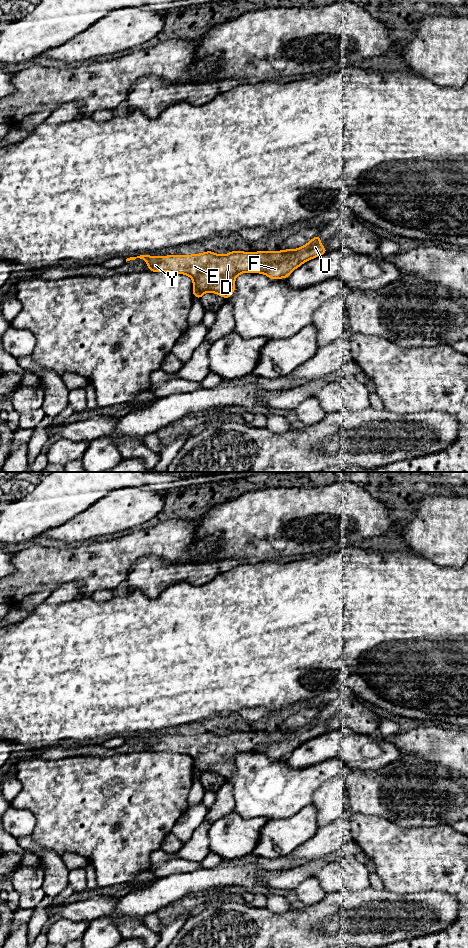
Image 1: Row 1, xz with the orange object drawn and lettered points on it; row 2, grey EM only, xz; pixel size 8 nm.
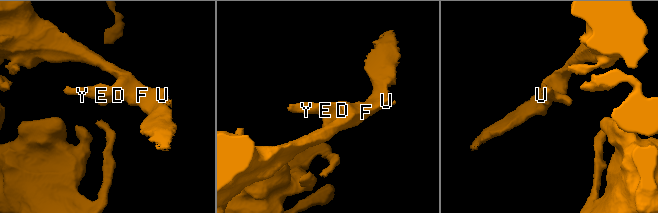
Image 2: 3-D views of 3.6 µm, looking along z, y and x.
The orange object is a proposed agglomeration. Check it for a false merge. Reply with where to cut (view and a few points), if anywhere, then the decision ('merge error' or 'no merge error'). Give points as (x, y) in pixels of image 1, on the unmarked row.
no cut | no merge error

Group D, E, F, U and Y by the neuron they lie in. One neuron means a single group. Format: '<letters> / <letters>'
D E F U Y

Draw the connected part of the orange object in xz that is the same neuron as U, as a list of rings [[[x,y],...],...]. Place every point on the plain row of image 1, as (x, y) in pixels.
[[[316,715],[311,721],[304,726],[294,729],[282,731],[259,731],[259,732],[228,732],[227,735],[218,735],[213,731],[207,731],[201,734],[193,735],[169,735],[152,737],[148,734],[143,734],[137,737],[130,737],[127,741],[140,738],[148,743],[148,751],[154,752],[170,752],[185,754],[193,760],[193,776],[201,780],[201,777],[206,772],[213,772],[225,779],[229,778],[235,771],[235,758],[237,755],[252,752],[267,755],[270,759],[287,758],[290,753],[301,746],[306,741],[316,738],[328,732],[325,727],[321,726],[320,715]]]

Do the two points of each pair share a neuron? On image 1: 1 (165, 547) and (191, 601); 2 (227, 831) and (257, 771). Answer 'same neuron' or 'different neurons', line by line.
1: different neurons
2: different neurons

